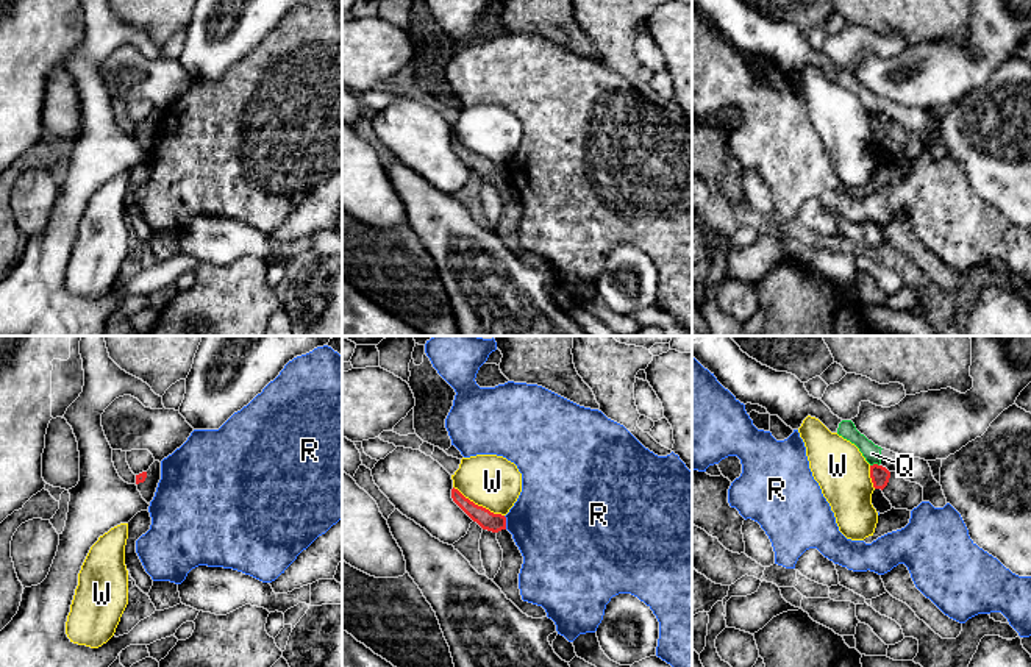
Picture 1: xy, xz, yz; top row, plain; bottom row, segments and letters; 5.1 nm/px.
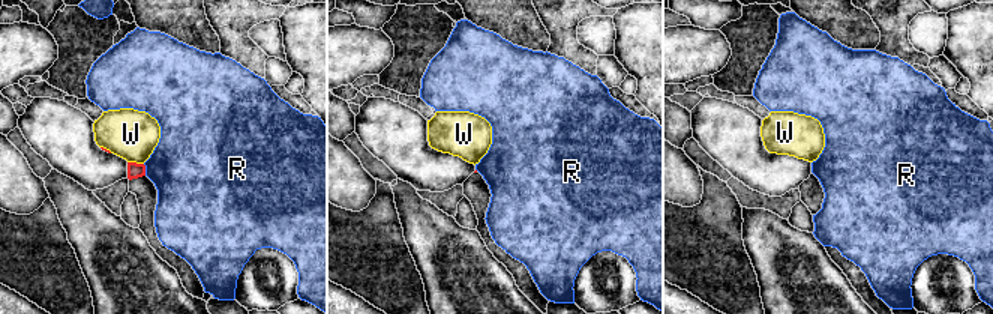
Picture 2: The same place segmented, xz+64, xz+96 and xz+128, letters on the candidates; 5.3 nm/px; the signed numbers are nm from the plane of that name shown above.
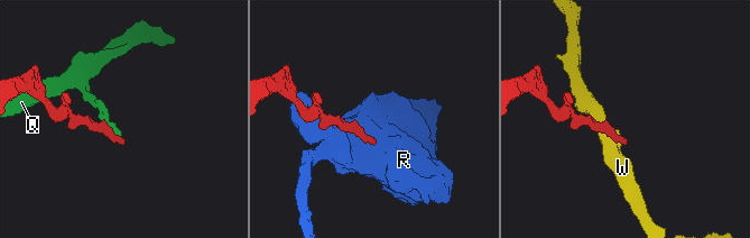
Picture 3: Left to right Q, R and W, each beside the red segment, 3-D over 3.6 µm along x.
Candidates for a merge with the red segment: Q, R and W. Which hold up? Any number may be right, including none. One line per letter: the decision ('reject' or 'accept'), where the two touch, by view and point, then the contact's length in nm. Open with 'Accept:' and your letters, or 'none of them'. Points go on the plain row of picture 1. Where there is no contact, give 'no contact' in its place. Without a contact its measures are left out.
Accept: none of them
Q: reject | yz (874, 114) | 50 nm
R: reject | xz (505, 172) | 70 nm
W: reject | xz (477, 155) | 300 nm

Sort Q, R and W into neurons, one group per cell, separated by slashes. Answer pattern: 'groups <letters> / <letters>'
groups Q / R / W

